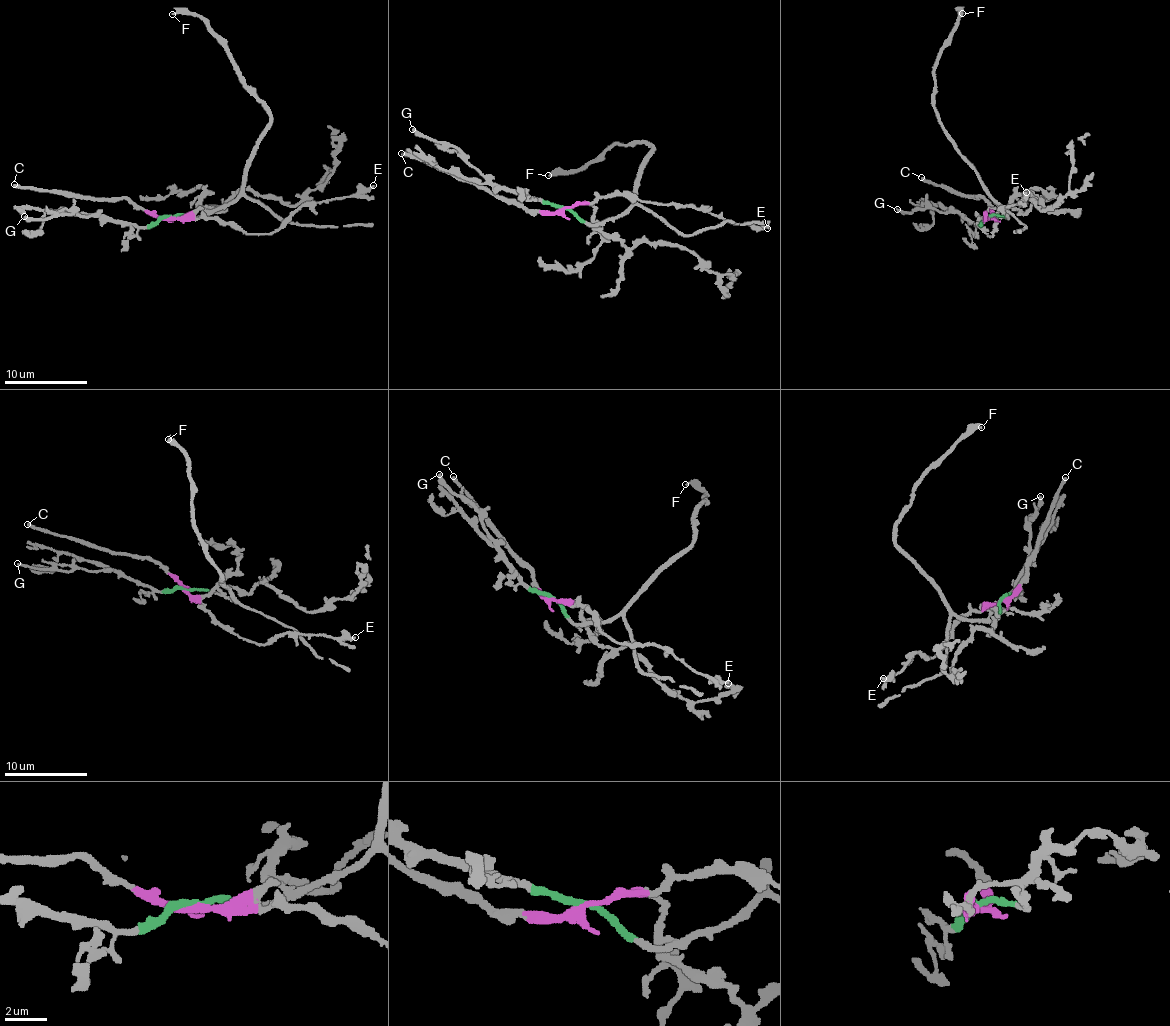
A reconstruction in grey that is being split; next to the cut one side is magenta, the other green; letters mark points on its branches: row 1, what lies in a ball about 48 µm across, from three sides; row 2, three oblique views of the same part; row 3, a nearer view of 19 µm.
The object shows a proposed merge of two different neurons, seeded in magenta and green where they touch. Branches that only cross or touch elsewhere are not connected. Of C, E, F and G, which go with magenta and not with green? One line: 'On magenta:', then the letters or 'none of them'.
On magenta: C, E

